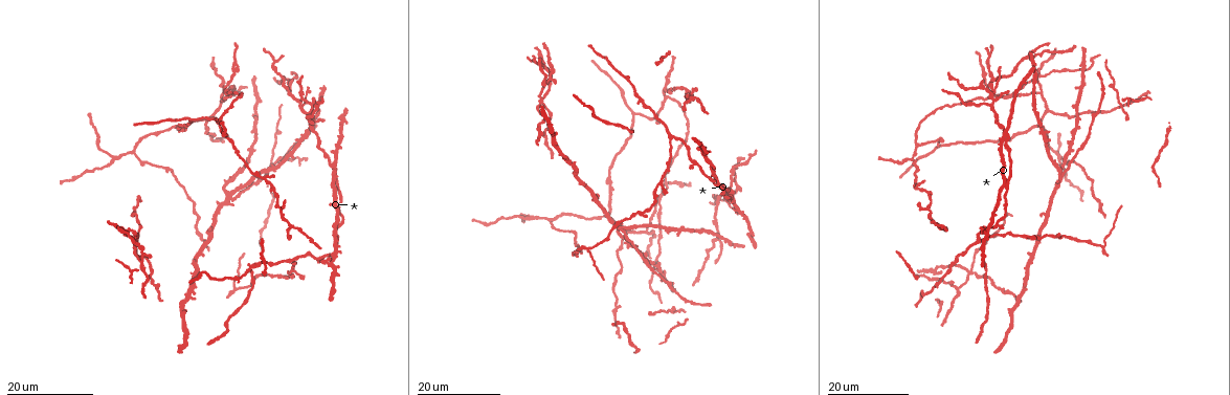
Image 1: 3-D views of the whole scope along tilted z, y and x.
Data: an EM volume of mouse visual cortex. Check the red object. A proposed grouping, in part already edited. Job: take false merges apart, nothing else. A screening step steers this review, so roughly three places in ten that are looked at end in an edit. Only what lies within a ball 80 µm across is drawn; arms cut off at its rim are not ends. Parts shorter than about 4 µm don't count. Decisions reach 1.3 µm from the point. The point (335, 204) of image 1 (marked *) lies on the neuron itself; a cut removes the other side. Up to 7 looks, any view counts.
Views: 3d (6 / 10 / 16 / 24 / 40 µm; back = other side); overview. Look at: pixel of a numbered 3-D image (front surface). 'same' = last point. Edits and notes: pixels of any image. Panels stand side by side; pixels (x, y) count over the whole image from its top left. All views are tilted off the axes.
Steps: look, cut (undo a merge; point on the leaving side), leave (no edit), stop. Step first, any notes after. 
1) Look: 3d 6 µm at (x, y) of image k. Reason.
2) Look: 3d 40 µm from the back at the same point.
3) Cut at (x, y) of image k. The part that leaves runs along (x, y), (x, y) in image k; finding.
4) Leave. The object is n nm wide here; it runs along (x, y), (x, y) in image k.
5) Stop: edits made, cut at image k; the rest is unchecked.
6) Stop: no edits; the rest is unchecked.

Look: 3d 16 µm at (672, 137) of image 1. Small branch off a trunk.

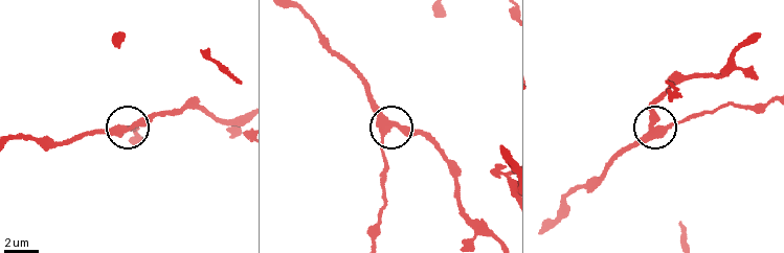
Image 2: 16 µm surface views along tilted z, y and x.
Look: 3d 6 µm at (661, 133) of image 2. Closer look.

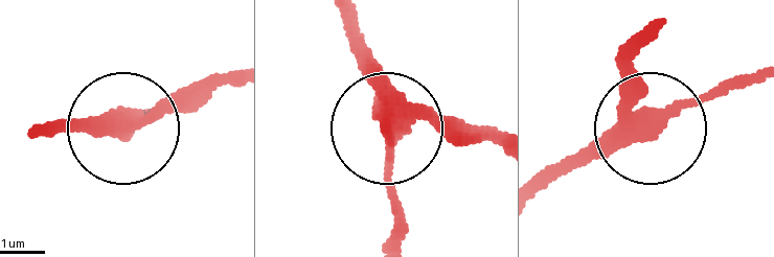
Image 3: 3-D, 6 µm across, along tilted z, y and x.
Leave. The object is 340 nm wide here; it runs along (646, 30), (631, 77), (644, 122), (665, 123), (748, 84) in image 3; continuous, no second neuron.

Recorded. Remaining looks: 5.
Look: 3d 16 µm at (911, 159) of image 1. Arms part here.

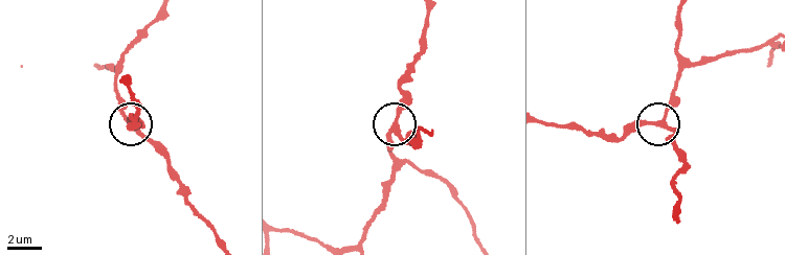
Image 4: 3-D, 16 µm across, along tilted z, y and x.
Look: 3d 6 µm at (663, 121) of image 4. Closer look.

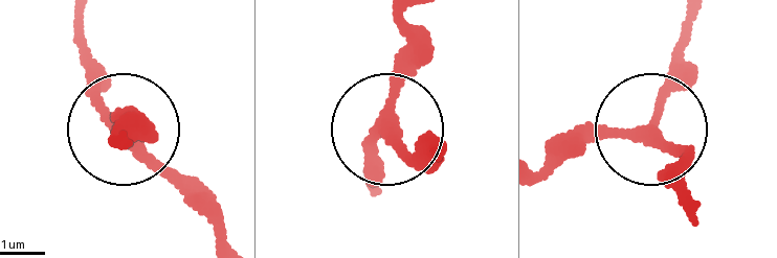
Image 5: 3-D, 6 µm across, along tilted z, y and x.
Leave. The object is 220 nm wide here; it runs along (431, 159), (391, 121), (394, 78), (424, 30) in image 5; all the same neuron.

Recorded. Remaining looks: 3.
Look: 3d 16 µm at (227, 97) of image 1. Three arms meet.

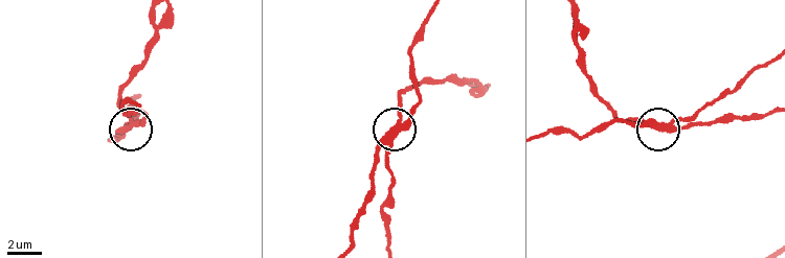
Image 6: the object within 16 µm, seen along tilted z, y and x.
Look: 3d 6 µm at (650, 125) of image 6.

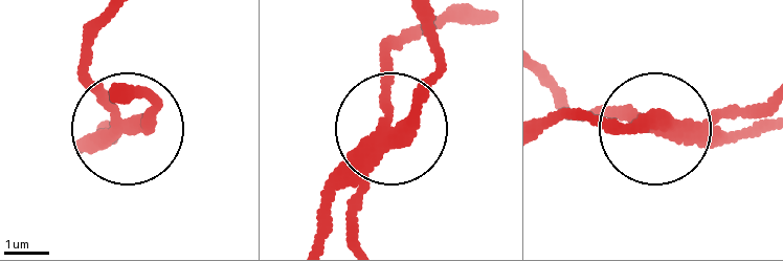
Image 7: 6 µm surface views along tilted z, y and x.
Leave. It runs along (425, 22), (444, 68), (398, 120), (383, 88), (385, 40) in image 7; continuous, no second neuron.

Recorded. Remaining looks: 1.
Stop: no edits; the rest is unchecked.

